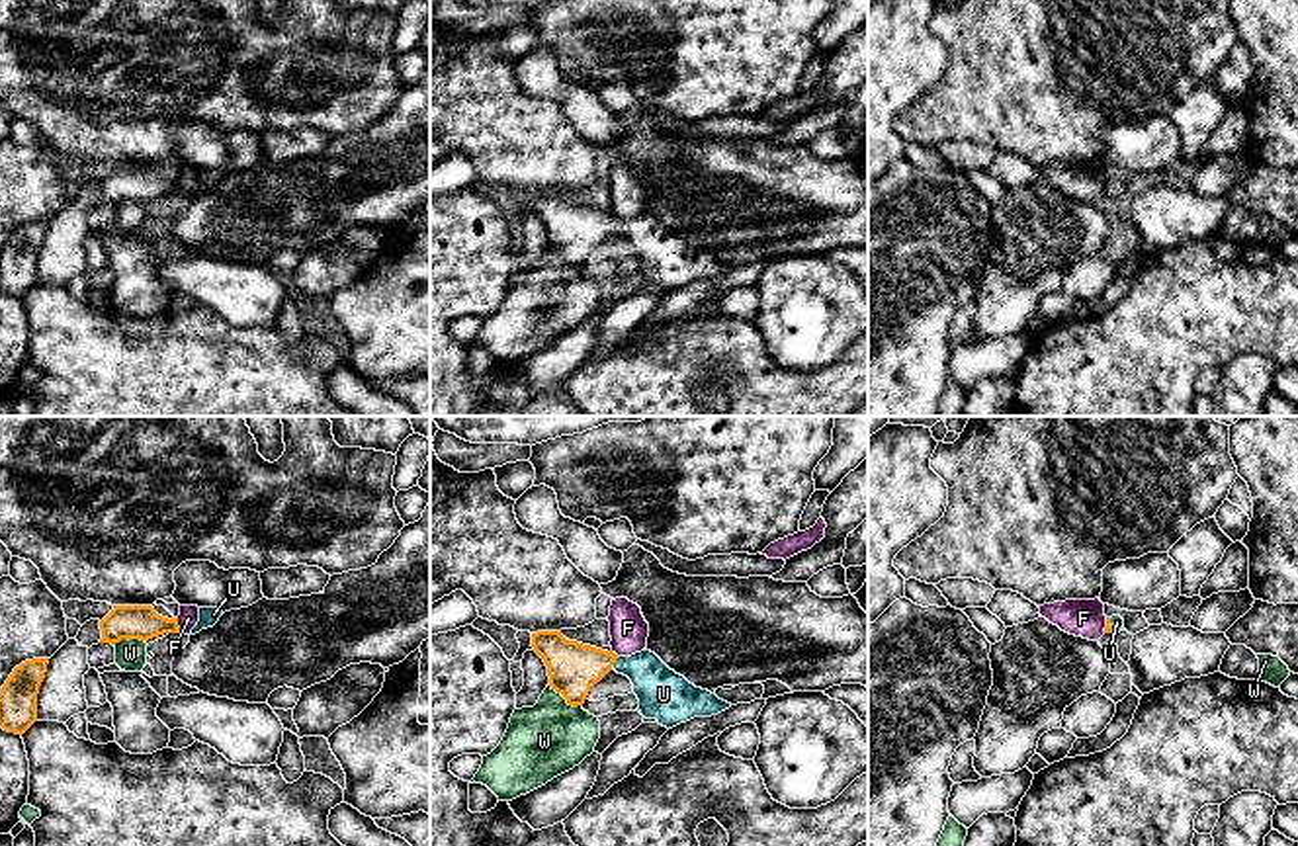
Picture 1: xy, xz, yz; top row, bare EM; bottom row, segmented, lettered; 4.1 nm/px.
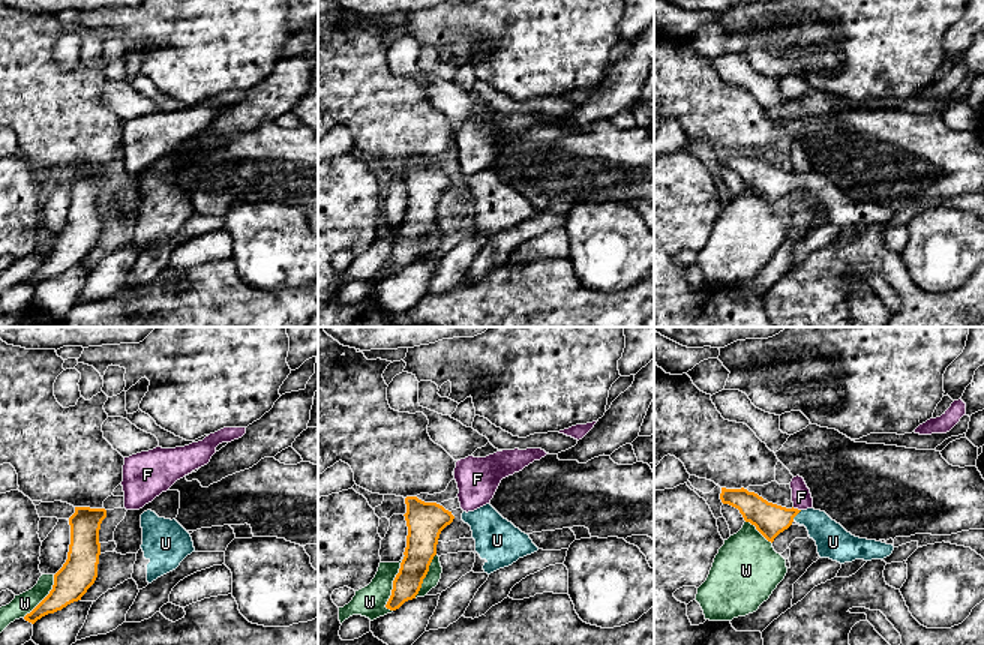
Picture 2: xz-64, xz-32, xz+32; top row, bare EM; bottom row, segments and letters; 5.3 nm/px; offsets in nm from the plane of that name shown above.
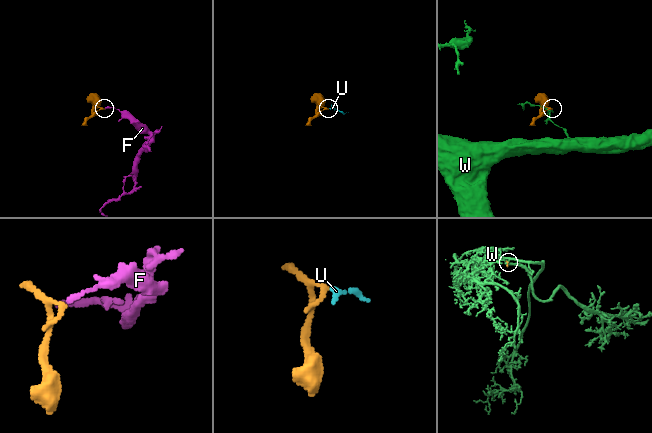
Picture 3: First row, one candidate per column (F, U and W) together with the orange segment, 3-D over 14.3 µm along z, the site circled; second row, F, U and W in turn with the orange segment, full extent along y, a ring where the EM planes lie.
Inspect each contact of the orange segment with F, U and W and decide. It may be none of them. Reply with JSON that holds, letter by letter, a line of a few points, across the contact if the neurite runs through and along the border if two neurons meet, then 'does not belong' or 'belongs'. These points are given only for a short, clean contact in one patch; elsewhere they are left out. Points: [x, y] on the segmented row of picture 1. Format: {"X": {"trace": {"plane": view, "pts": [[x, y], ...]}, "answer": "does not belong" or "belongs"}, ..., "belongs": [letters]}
{"F": {"trace": {"plane": "xy", "pts": [[176, 618], [180, 632]]}, "answer": "does not belong"}, "U": {"trace": {"plane": "xz", "pts": [[573, 669], [612, 663], [636, 667], [663, 694]]}, "answer": "belongs"}, "W": {"answer": "does not belong"}, "belongs": ["U"]}

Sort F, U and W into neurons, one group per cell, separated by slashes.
F / U / W

